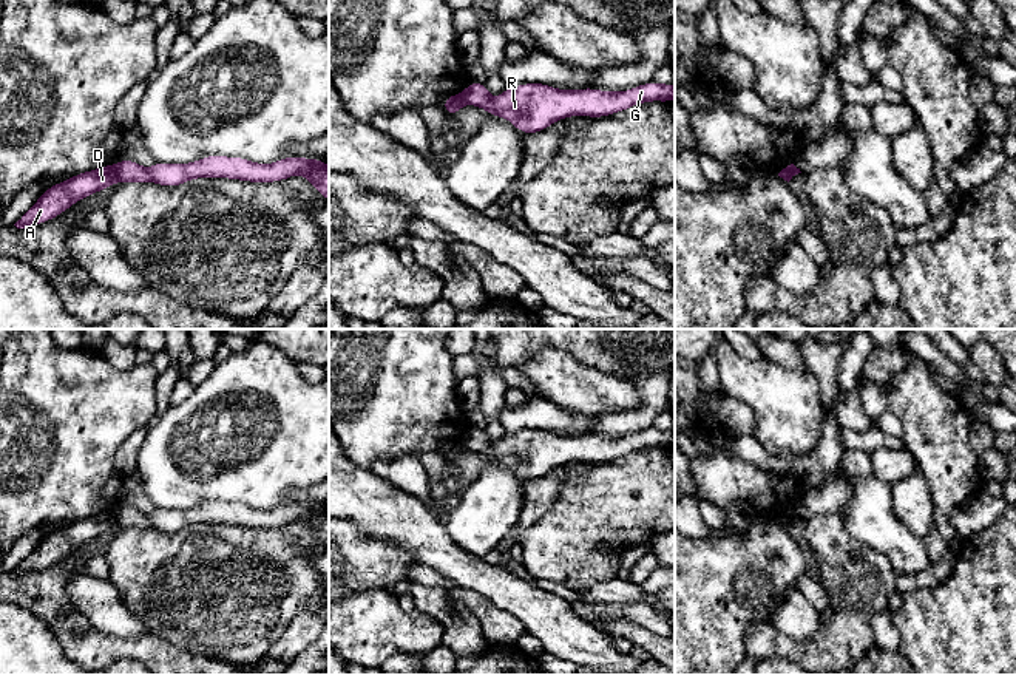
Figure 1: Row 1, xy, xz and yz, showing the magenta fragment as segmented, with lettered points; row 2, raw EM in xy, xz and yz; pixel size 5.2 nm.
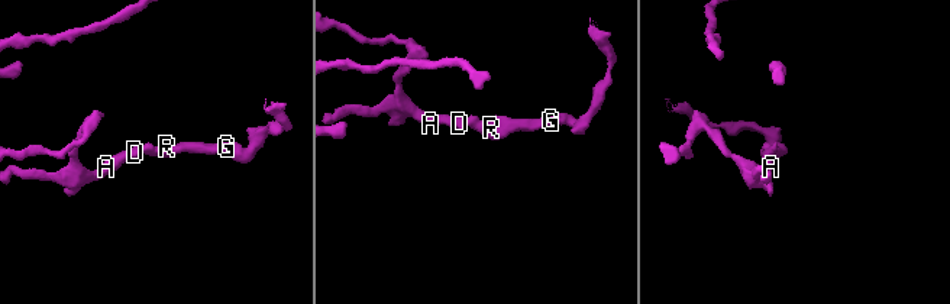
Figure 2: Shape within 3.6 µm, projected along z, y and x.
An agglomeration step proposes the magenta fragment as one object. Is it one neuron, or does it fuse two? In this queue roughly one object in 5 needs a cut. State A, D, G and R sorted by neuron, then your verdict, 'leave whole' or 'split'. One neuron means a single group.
A D / G R; split

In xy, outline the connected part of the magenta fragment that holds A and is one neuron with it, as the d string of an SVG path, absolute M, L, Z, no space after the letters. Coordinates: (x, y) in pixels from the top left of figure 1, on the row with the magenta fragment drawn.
M103 165L97 170L90 170L68 181L54 184L46 188L36 204L26 210L14 224L17 229L25 229L32 224L46 222L85 196L91 196L99 190L108 190L117 181L117 165Z

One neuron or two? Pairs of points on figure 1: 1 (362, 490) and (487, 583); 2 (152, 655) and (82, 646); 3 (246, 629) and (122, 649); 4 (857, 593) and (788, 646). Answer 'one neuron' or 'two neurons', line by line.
1: one neuron
2: one neuron
3: two neurons
4: one neuron

